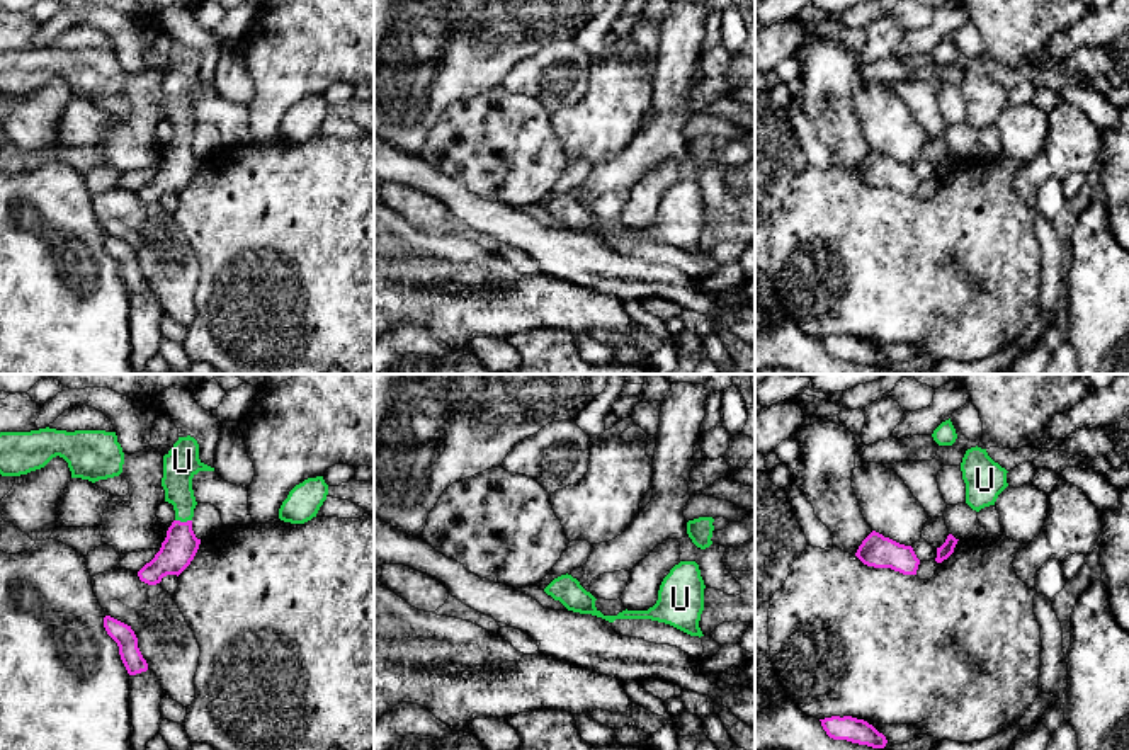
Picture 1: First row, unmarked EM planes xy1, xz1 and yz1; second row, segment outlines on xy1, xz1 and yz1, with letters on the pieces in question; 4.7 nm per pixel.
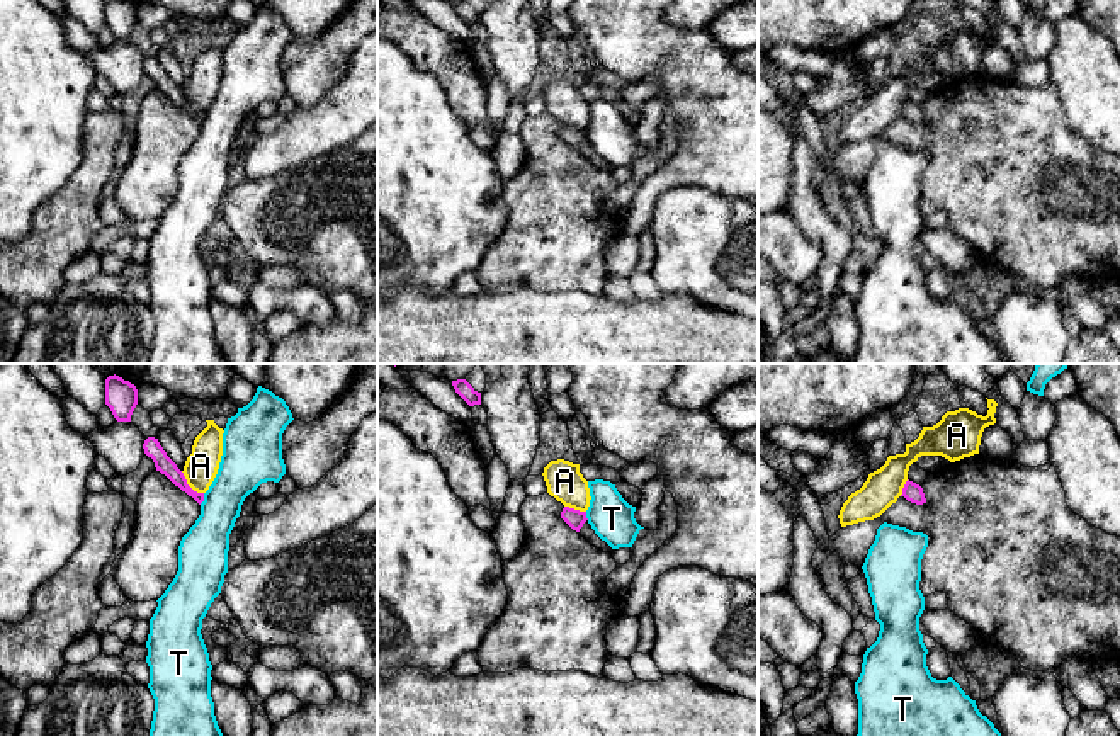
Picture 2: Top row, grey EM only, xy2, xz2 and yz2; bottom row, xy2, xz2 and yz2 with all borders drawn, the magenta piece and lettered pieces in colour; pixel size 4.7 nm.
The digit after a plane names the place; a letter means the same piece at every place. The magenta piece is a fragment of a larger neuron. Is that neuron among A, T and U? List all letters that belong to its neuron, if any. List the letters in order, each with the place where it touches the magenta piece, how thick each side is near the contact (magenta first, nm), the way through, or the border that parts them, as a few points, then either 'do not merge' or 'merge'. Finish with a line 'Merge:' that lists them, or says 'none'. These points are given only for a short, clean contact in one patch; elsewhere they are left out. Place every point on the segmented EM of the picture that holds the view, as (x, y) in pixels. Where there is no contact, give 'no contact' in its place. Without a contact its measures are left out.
A: meets magenta in xy2 at (187, 485); 80 nm thick on the magenta side, 160 nm on the other; border along xy2 (181, 471), (186, 481), (203, 493); do not merge
T: meets magenta in xy2 at (203, 498); 80 nm thick on the magenta side, 240 nm on the other; border along xy2 (204, 493), (199, 503); do not merge
U: meets magenta in xy1 at (184, 522); 160 nm thick on the magenta side, 150 nm on the other; runs through xy1 (181, 545), (184, 522), (179, 470); merge
Merge: U

